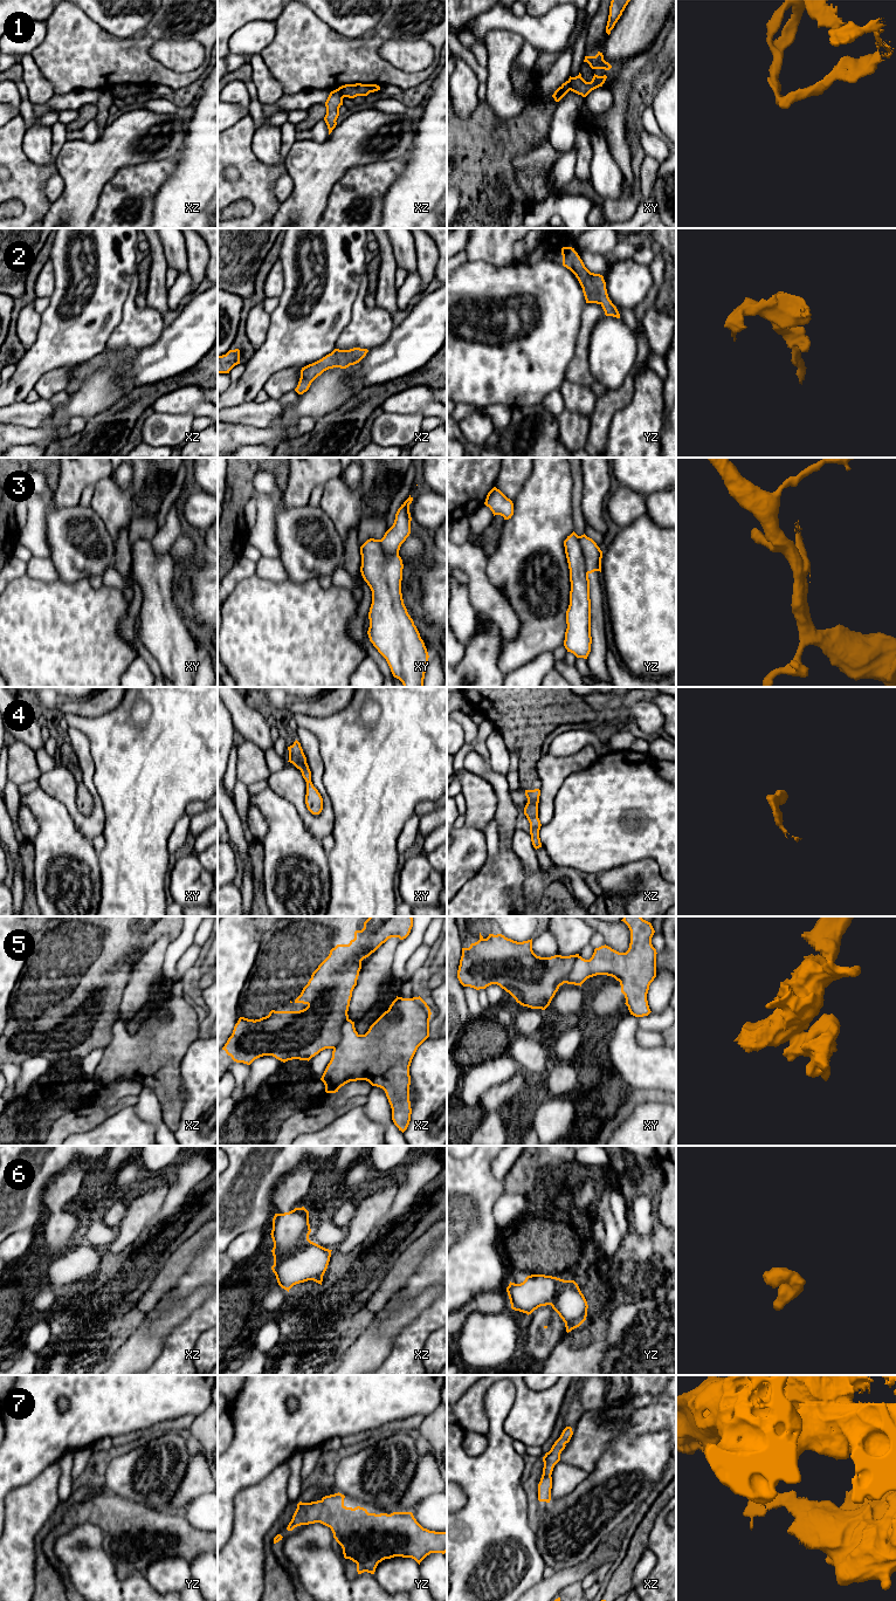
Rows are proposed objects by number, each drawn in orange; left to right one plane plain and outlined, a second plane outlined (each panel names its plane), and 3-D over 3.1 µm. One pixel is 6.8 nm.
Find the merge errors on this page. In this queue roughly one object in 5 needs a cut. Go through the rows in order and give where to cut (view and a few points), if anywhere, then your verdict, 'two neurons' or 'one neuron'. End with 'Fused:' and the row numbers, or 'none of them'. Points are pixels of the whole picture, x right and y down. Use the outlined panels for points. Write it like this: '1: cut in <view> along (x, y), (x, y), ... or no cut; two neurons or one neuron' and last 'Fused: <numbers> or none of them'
1: cut in xy along (567, 81), (571, 89); two neurons
2: no cut; one neuron
3: cut in yz along (578, 536), (587, 575); two neurons
4: no cut; one neuron
5: cut in xz along (347, 1018), (343, 1025), (342, 1039), (332, 1048); two neurons
6: no cut; one neuron
7: no cut; one neuron
Fused: 1, 3, 5

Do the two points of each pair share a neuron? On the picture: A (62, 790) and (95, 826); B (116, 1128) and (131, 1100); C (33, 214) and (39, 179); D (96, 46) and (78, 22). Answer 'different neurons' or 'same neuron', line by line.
A: same neuron
B: different neurons
C: same neuron
D: same neuron

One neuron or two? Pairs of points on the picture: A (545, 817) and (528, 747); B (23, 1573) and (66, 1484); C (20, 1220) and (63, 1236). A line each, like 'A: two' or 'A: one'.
A: two
B: two
C: two

